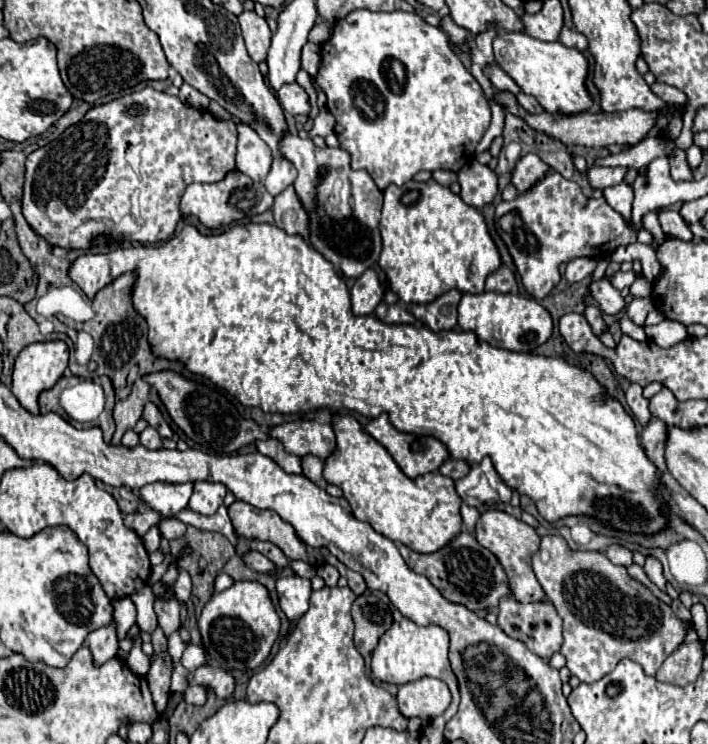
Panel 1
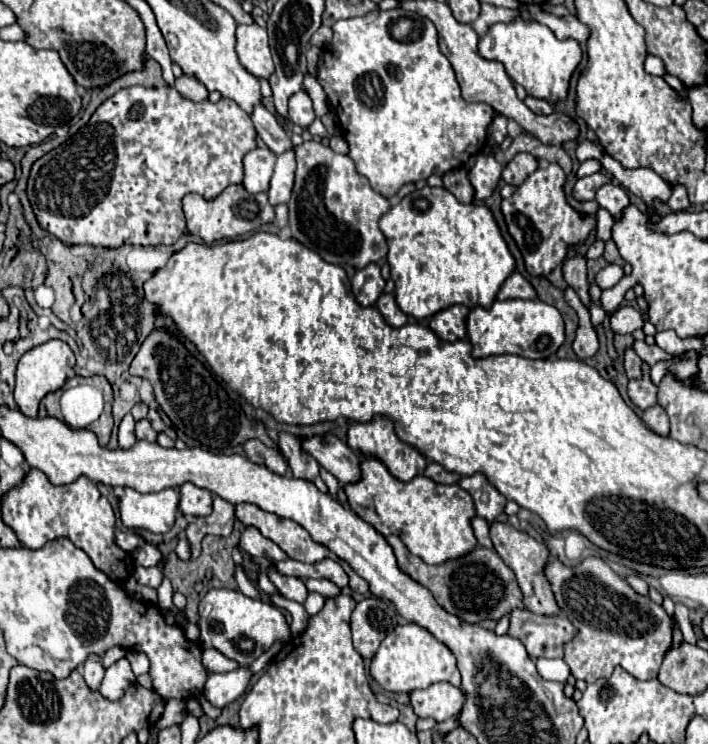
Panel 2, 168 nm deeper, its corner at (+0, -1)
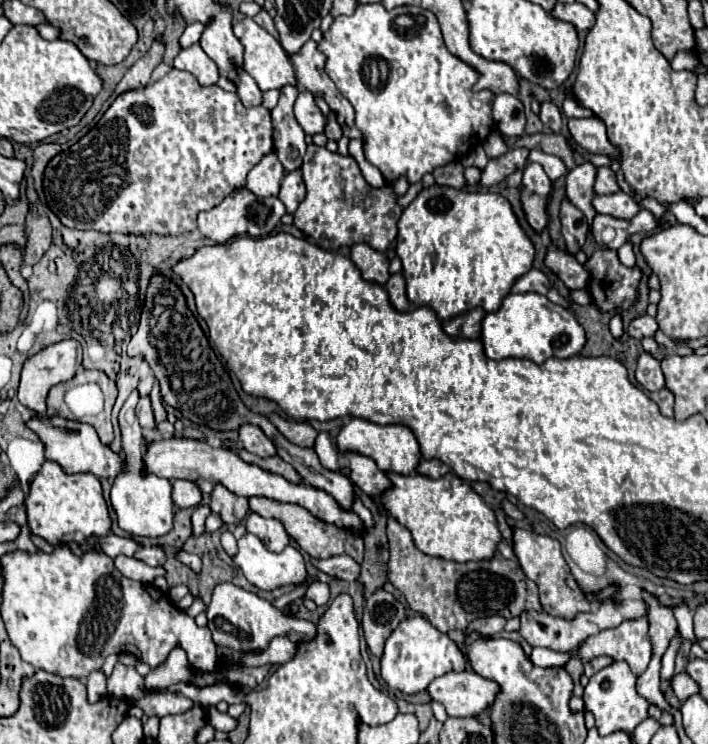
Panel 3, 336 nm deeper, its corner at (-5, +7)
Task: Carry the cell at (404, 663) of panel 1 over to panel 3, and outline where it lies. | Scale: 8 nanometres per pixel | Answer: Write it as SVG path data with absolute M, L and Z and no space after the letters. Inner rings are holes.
M424 616L406 618L386 640L386 648L382 654L382 680L402 694L418 694L428 688L428 684L446 674L458 672L466 668L466 658L446 634L436 630Z

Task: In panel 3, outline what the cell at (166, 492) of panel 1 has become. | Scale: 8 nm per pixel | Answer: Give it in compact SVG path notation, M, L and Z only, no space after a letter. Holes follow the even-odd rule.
M134 390L120 410L120 430L122 430L122 454L124 454L124 468L116 476L110 492L110 504L116 512L118 526L128 536L148 536L158 538L172 530L172 516L174 516L174 502L172 502L172 484L166 478L158 478L154 474L144 472L144 450L138 452L134 448L134 408L138 402L138 390ZM126 424L130 424L130 432L126 432Z

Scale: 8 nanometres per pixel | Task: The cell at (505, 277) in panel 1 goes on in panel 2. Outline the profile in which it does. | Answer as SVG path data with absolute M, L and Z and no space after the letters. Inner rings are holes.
M513 272L499 288L497 300L509 300L509 298L535 298L533 286L519 272Z

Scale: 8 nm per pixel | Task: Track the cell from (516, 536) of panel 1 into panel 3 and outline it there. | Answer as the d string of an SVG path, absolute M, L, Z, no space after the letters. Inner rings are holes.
M516 528L514 530L514 552L516 552L516 558L518 558L520 568L524 570L524 574L538 584L542 608L550 616L572 620L576 614L592 610L590 600L586 598L584 590L574 580L562 552L560 552L560 542L558 540L554 540L550 536L540 536L540 534L530 532L530 530Z

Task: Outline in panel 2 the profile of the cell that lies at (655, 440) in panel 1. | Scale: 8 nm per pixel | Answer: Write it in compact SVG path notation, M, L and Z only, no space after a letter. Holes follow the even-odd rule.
M653 406L641 414L641 420L649 430L653 430L659 436L669 436L669 416L661 406Z

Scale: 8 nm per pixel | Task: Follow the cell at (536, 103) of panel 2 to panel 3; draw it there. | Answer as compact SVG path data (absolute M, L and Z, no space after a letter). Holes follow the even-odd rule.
M544 102L544 104L540 106L540 120L542 120L554 134L560 134L562 118L560 118L560 110L558 110L552 102Z

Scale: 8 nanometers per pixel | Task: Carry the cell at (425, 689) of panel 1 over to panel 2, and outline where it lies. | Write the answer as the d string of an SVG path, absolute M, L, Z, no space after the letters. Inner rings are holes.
M437 682L425 690L411 692L411 708L415 710L415 714L419 718L433 718L437 722L449 720L459 714L463 702L463 692L449 682Z

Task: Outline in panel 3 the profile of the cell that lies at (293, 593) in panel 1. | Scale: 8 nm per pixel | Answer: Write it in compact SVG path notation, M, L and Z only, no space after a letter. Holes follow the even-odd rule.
M246 534L238 540L238 554L234 554L232 560L242 570L246 580L258 586L260 590L274 590L288 584L302 584L306 580L306 564L298 548L286 546L280 554L274 554L274 552L268 552L254 534Z

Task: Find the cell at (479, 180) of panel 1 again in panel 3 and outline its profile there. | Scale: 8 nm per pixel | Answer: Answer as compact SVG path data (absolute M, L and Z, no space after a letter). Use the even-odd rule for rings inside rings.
M492 132L492 134L486 138L486 142L484 142L484 150L486 150L488 158L498 158L498 156L502 156L502 154L508 150L508 146L506 146L502 134Z

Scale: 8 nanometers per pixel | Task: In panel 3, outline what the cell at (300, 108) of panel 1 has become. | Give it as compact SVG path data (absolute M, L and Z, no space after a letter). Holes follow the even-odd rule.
M300 90L298 98L296 98L296 104L294 104L294 116L296 116L298 124L302 126L302 130L304 130L306 134L314 136L314 134L324 132L326 118L324 118L324 114L320 112L320 108L316 106L312 92Z

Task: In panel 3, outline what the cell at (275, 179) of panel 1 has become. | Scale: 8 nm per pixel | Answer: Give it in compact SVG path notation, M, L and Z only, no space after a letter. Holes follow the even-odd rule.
M300 170L288 172L284 176L284 180L282 180L282 188L280 188L280 194L278 194L278 198L286 206L286 212L294 214L296 208L298 208L298 204L304 200L304 196L306 196L306 188L304 188Z

